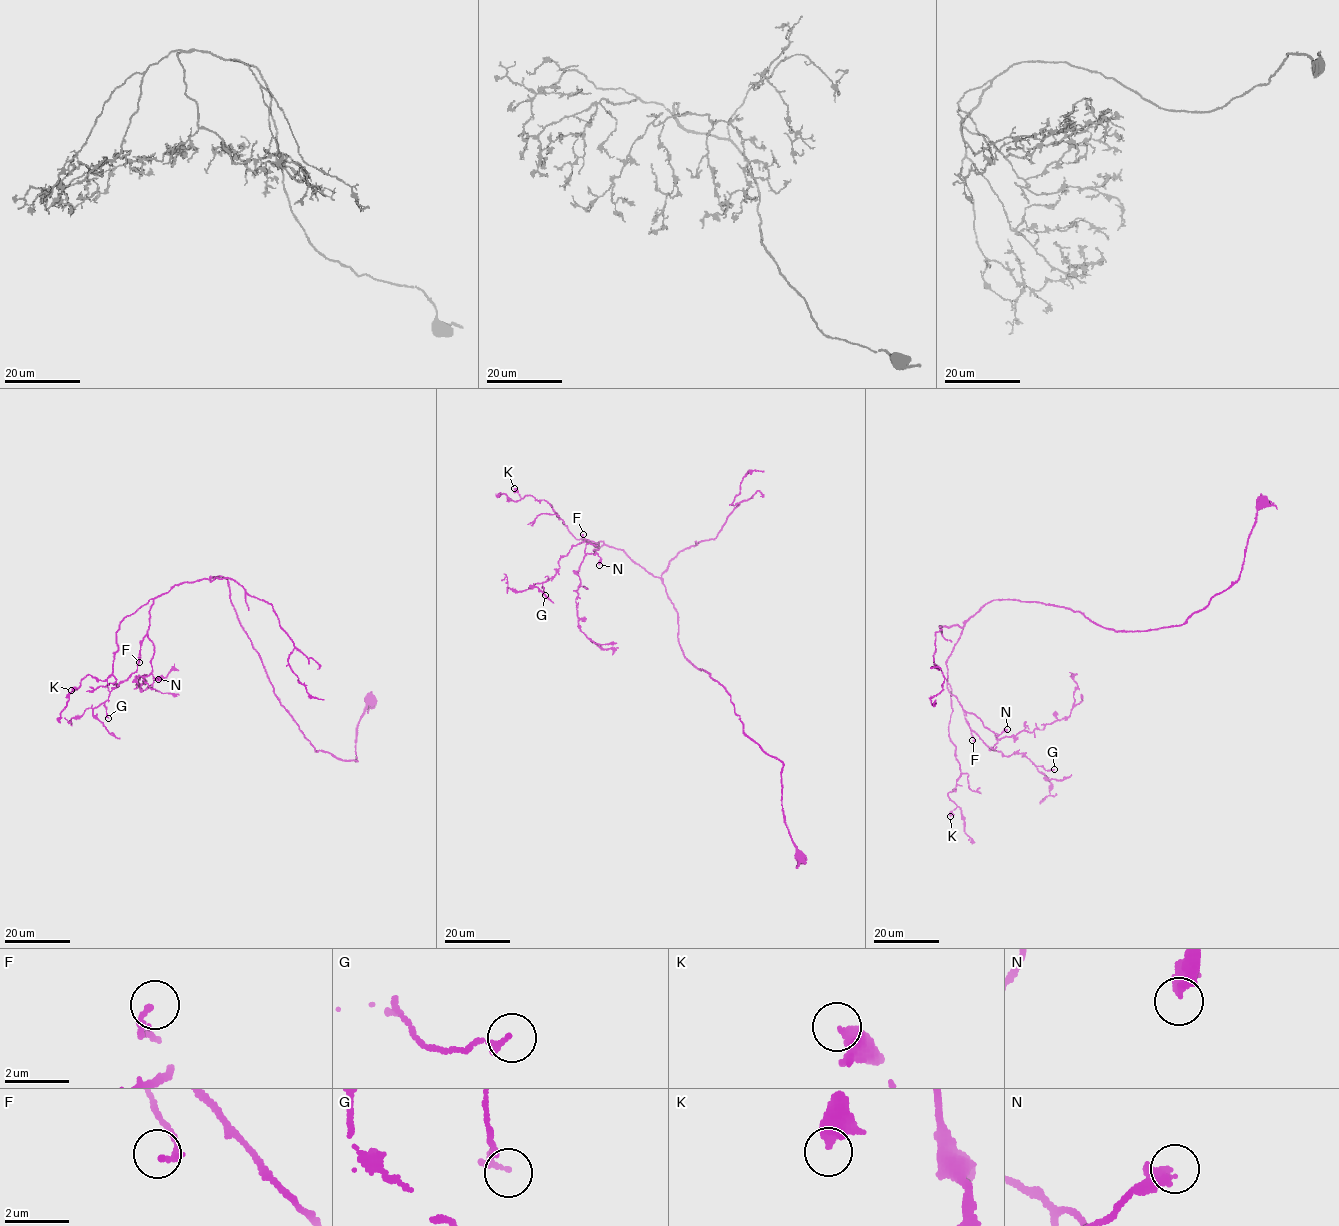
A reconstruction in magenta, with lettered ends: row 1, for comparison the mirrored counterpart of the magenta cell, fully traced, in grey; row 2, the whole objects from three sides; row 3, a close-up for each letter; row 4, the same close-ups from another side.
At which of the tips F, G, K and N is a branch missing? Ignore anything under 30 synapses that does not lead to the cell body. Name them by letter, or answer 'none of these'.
none of these

